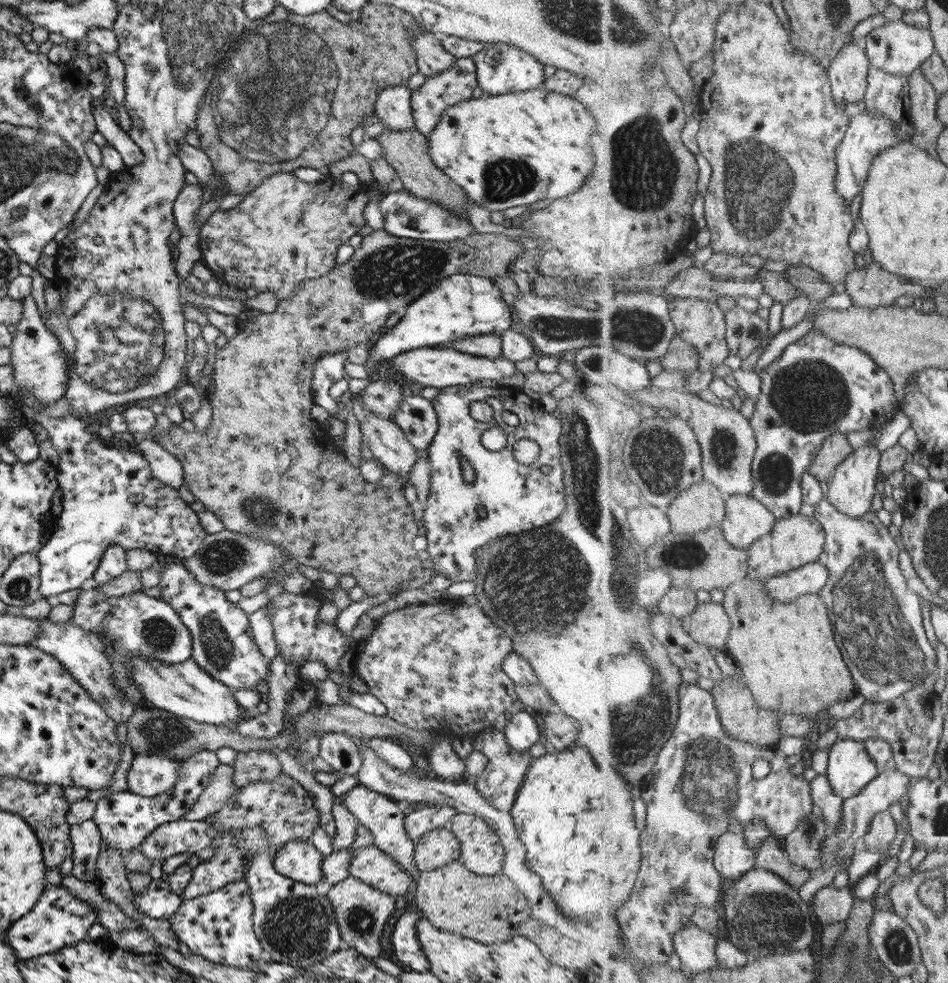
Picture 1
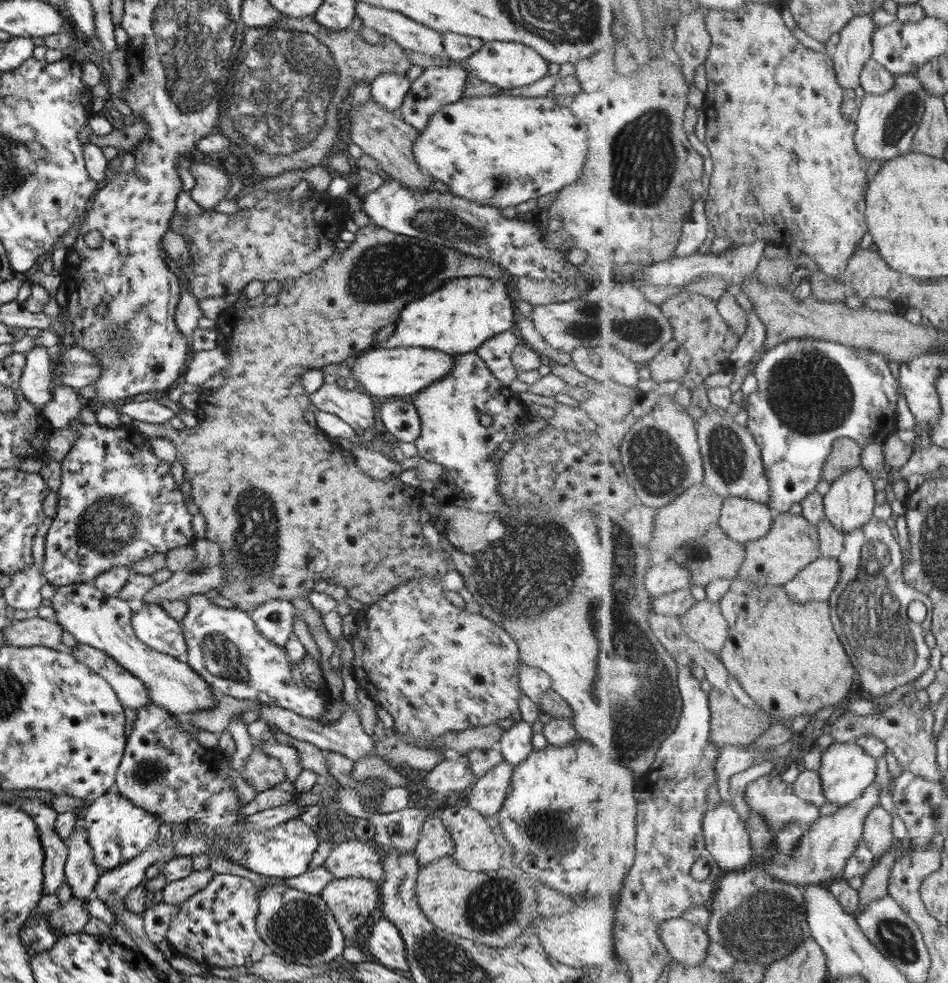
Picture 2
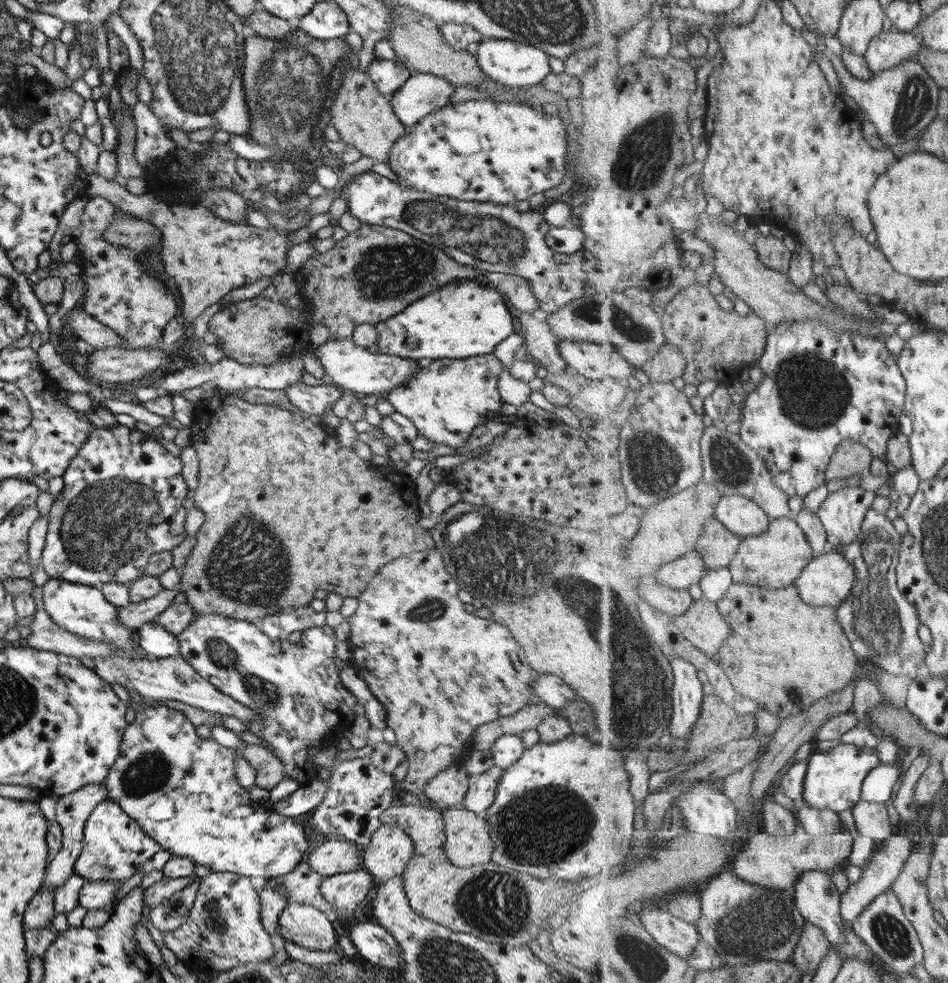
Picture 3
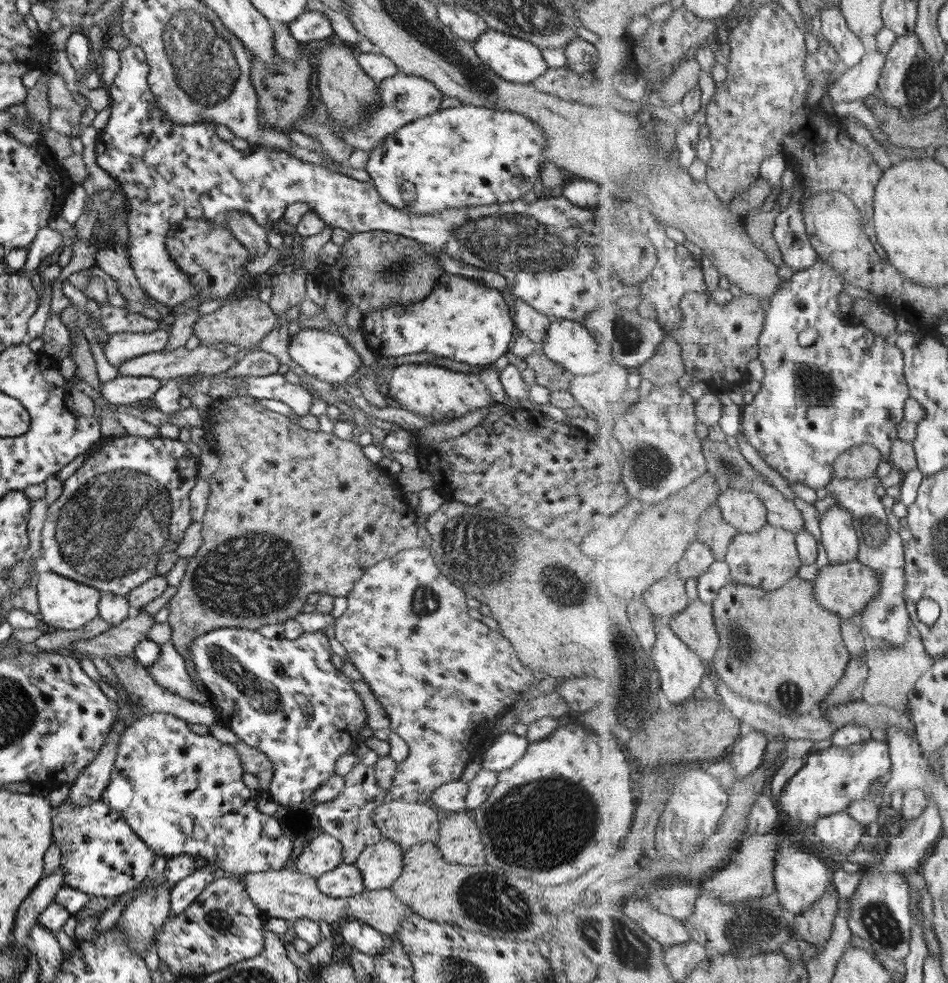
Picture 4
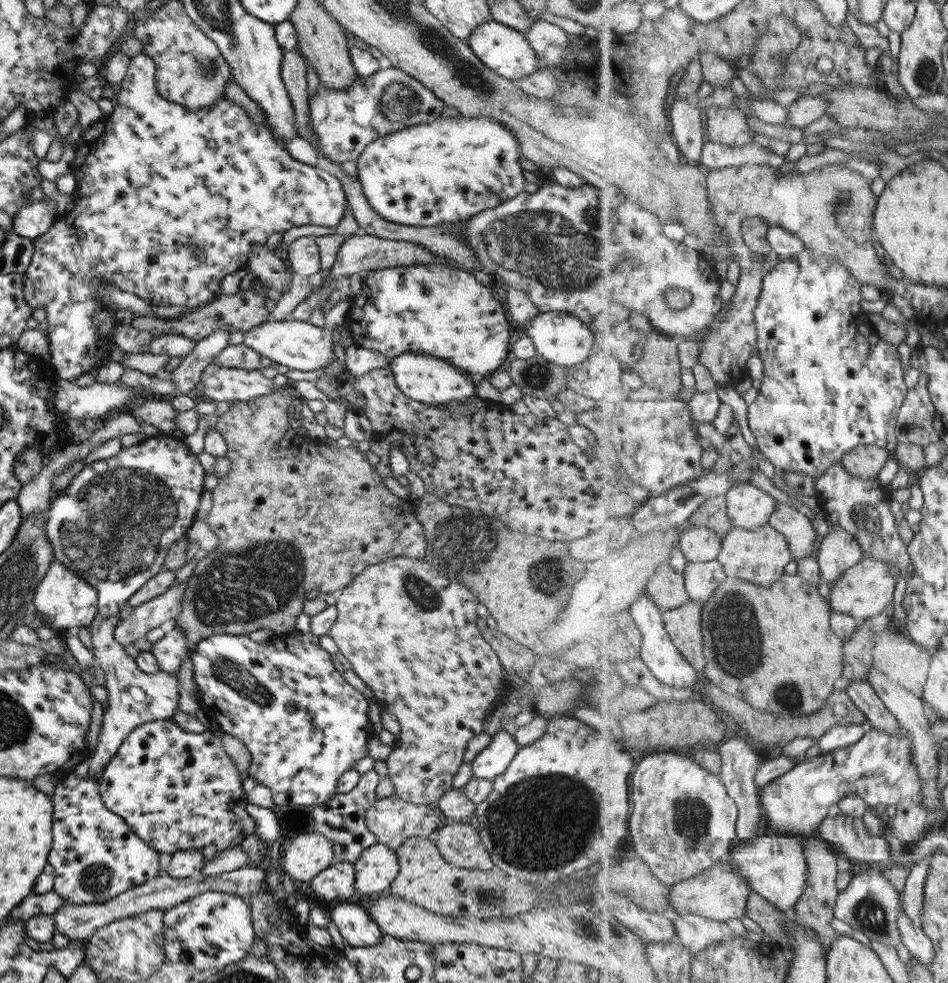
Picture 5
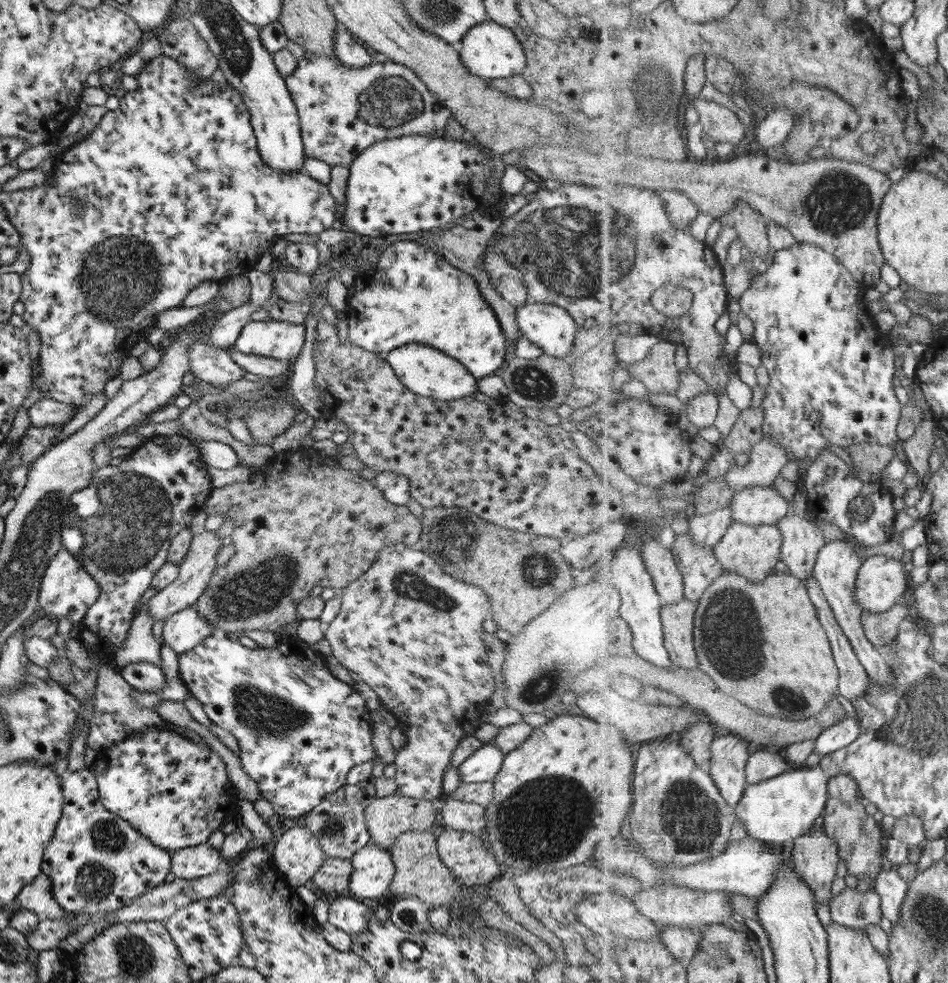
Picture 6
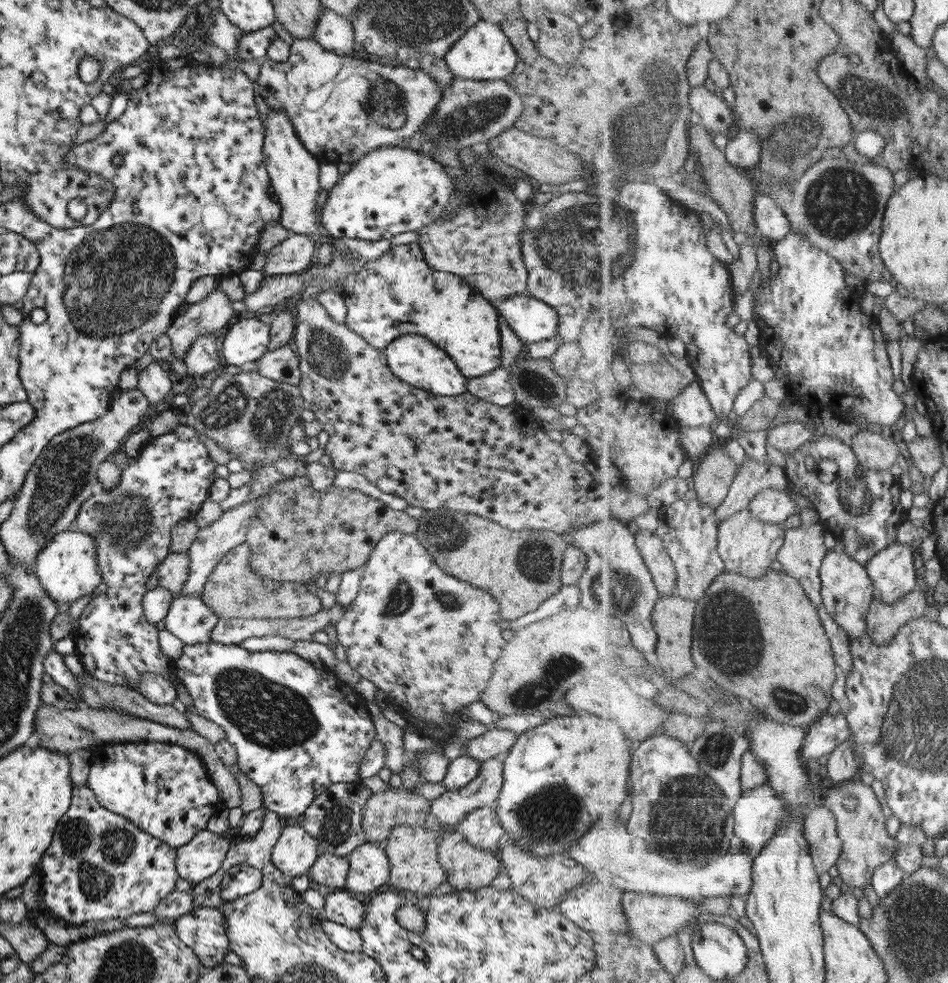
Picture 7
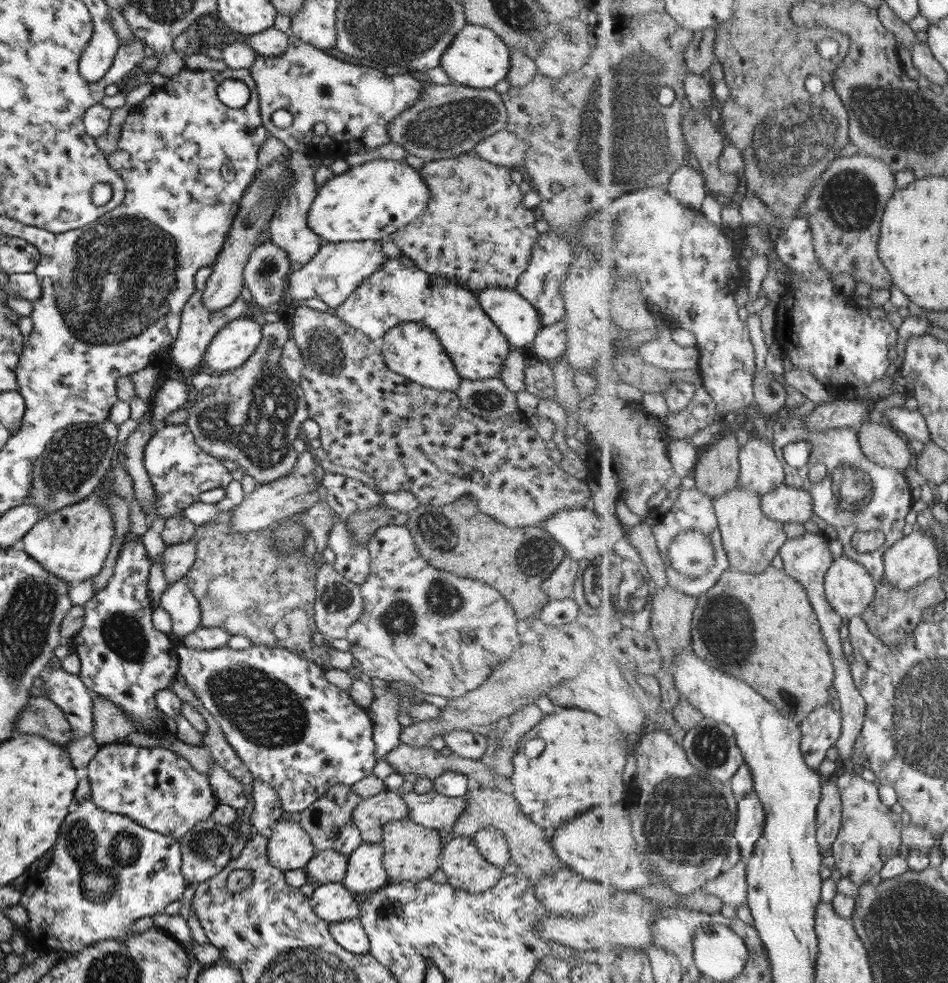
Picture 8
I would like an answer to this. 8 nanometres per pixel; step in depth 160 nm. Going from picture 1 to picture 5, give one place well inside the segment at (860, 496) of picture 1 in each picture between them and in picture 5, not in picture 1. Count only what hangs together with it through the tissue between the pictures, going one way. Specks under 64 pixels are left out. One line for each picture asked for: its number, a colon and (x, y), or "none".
2: (849, 503)
3: (843, 512)
4: (840, 540)
5: (839, 550)

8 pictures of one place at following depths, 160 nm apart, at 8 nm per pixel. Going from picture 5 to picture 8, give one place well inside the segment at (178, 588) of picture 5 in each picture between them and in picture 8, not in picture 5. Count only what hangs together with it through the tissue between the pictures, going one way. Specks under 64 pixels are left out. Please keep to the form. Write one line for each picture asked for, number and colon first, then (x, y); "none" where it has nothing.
6: (195, 569)
7: (212, 542)
8: (270, 502)

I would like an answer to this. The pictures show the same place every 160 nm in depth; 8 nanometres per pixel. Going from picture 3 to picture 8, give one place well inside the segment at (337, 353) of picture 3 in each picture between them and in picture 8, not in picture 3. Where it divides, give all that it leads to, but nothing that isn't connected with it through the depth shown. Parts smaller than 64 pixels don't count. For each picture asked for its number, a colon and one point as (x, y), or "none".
4: (325, 355)
5: (297, 345)
6: (276, 339)
7: (244, 340)
8: (235, 341)

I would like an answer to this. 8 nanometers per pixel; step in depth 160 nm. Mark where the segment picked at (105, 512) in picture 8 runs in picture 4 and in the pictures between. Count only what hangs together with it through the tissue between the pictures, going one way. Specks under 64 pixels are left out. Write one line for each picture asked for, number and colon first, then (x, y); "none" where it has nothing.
4: (65, 604)
5: (63, 601)
6: (66, 589)
7: (66, 567)

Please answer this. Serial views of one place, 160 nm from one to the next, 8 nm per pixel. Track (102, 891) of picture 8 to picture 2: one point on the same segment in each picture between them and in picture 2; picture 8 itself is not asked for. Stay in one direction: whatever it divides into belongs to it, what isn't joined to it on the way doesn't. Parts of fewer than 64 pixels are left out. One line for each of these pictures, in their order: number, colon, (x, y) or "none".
2: (117, 831)
3: (113, 847)
4: (101, 856)
5: (94, 856)
6: (96, 863)
7: (98, 866)

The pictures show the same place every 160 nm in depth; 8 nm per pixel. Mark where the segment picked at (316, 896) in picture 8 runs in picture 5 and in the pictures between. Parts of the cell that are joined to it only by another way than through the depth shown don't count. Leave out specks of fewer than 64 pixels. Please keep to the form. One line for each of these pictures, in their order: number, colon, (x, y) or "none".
5: (356, 927)
6: (351, 917)
7: (339, 907)

